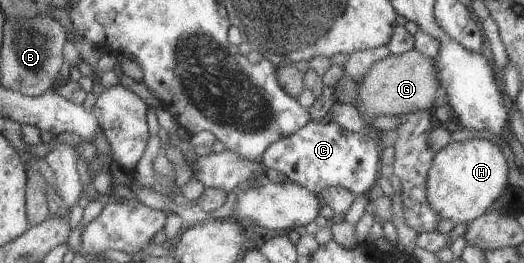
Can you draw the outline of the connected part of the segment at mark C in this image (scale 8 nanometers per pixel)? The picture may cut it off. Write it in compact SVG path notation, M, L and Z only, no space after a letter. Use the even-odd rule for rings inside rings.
M310 120L300 131L274 142L262 157L265 167L272 167L288 177L288 180L307 187L320 195L321 191L332 186L340 186L353 194L367 193L376 184L376 173L382 163L378 157L378 145L368 135L347 131L334 121Z

